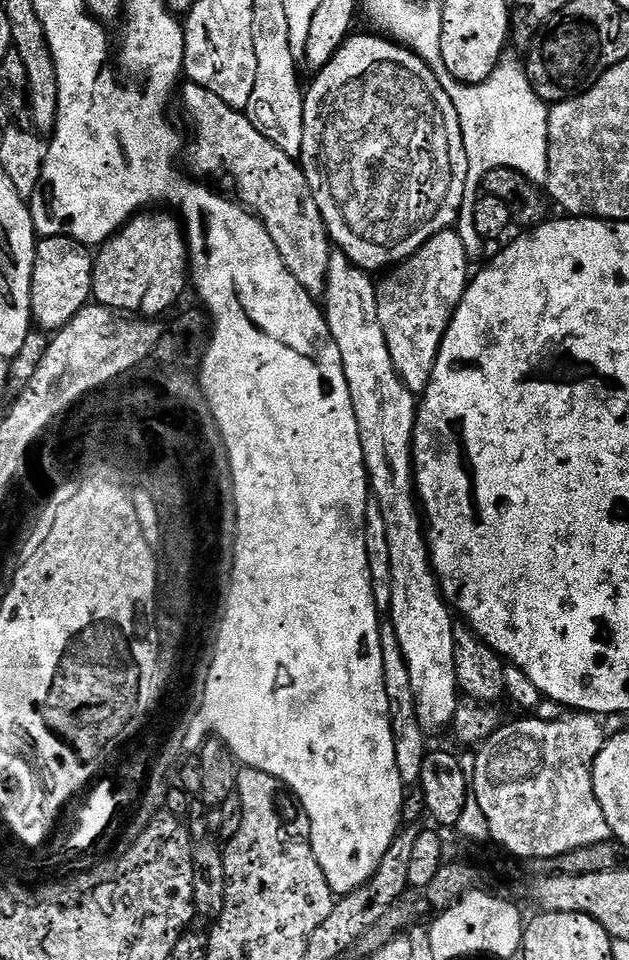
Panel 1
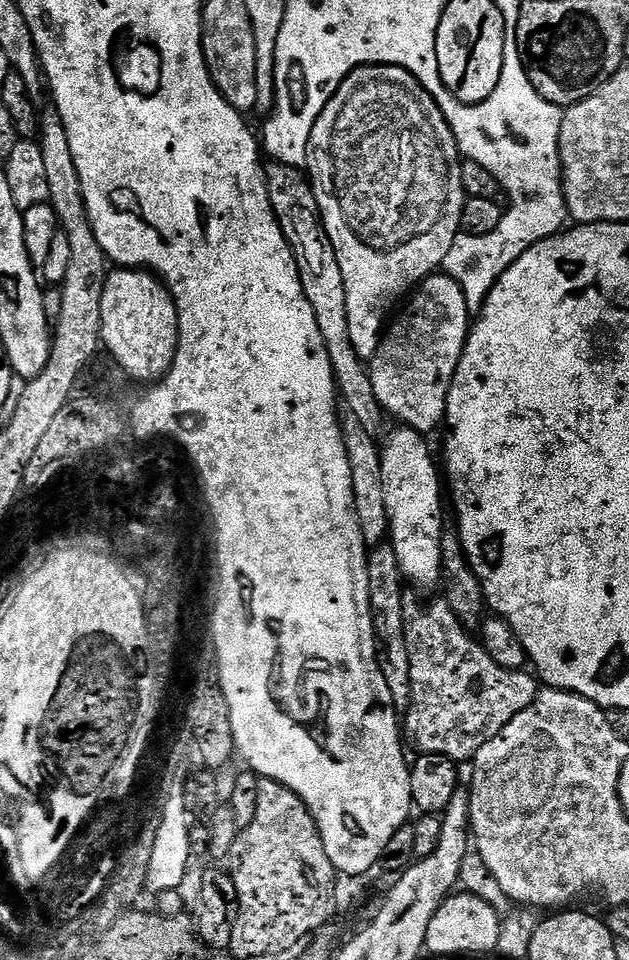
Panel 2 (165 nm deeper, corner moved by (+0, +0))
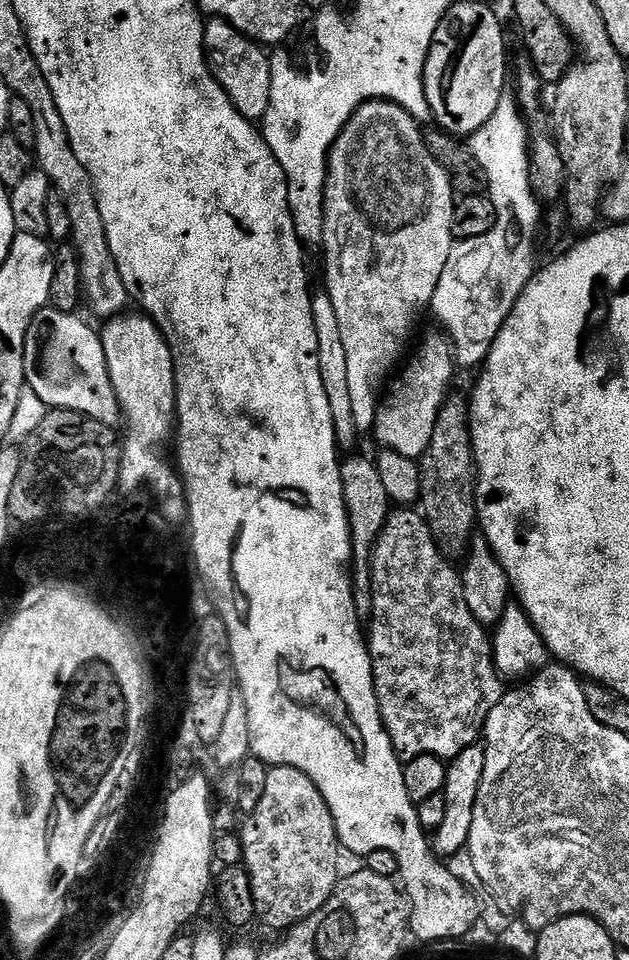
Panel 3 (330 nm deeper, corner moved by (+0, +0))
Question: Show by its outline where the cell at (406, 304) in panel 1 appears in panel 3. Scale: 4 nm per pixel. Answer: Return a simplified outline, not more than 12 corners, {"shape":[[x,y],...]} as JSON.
{"shape":[[428,336],[387,385],[374,437],[419,461],[458,372]]}

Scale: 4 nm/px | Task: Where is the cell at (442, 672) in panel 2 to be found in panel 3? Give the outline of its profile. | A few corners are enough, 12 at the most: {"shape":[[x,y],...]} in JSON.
{"shape":[[416,510],[372,549],[368,653],[401,761],[451,762],[506,684]]}

